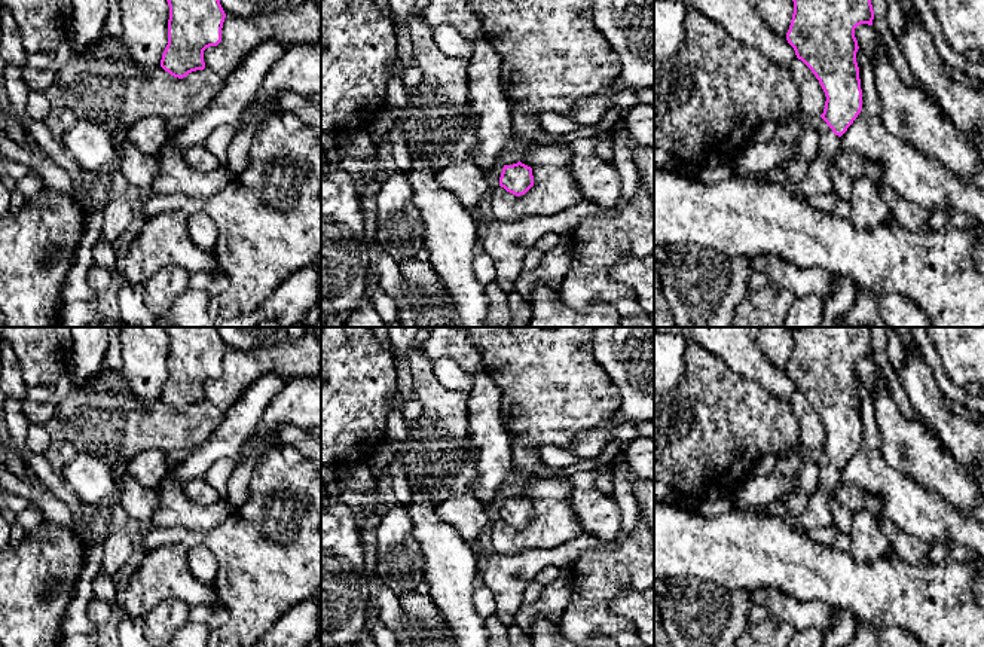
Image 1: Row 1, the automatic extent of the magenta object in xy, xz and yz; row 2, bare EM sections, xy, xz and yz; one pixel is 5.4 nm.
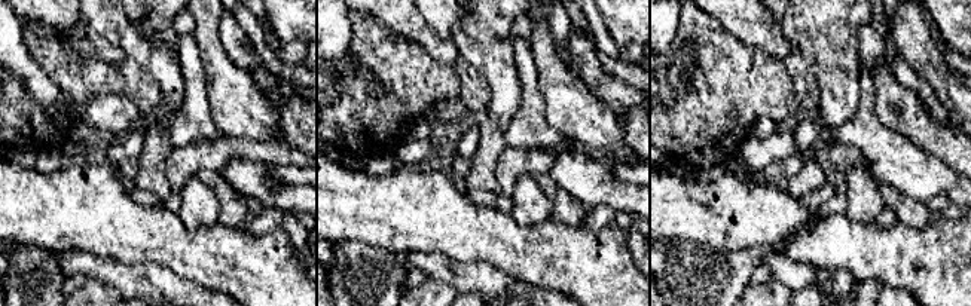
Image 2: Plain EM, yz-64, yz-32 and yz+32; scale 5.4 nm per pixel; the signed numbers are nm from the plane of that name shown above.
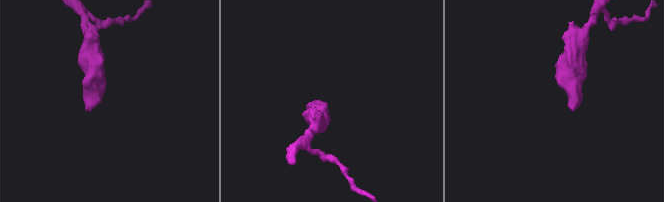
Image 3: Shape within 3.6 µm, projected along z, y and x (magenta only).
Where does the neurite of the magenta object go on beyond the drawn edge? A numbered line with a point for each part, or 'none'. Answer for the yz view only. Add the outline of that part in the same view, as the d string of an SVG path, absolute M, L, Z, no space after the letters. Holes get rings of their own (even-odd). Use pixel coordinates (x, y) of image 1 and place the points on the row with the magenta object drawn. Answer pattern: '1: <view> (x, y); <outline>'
1: yz (818, 180); M813 116L809 120L818 129L820 144L815 158L809 162L809 171L806 177L797 183L795 196L801 201L807 201L816 193L834 192L832 180L829 176L829 164L843 149L840 137L832 132L832 129L820 116Z

